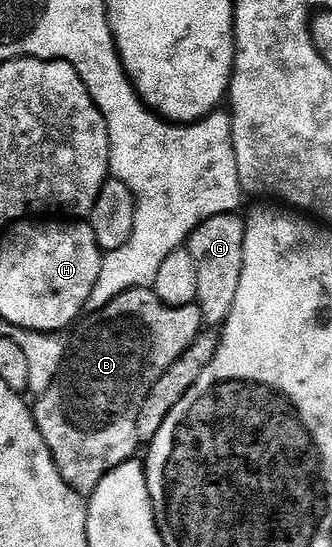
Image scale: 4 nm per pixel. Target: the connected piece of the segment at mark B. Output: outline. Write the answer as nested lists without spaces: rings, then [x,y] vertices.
[[[152,288],[127,290],[119,294],[119,298],[107,302],[107,306],[98,312],[89,312],[87,318],[89,320],[82,319],[72,329],[73,337],[68,337],[59,374],[55,374],[51,386],[43,395],[36,397],[32,405],[39,434],[43,434],[47,450],[51,450],[59,474],[63,474],[63,482],[86,498],[93,495],[99,482],[103,482],[103,478],[111,474],[115,466],[138,455],[137,419],[147,394],[151,394],[155,382],[163,378],[168,368],[203,331],[203,317],[196,304],[167,306],[167,302],[158,298]]]

